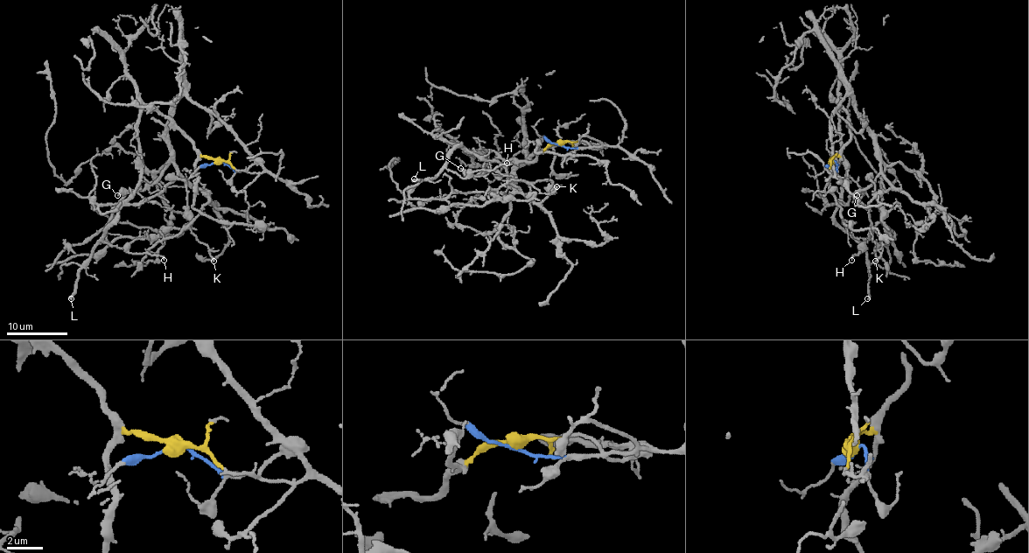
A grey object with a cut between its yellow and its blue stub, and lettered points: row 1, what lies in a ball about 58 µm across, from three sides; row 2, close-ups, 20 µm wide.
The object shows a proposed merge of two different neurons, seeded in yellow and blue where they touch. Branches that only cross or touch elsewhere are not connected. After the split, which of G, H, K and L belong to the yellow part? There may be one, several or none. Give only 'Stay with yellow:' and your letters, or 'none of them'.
Stay with yellow: G, H, L

